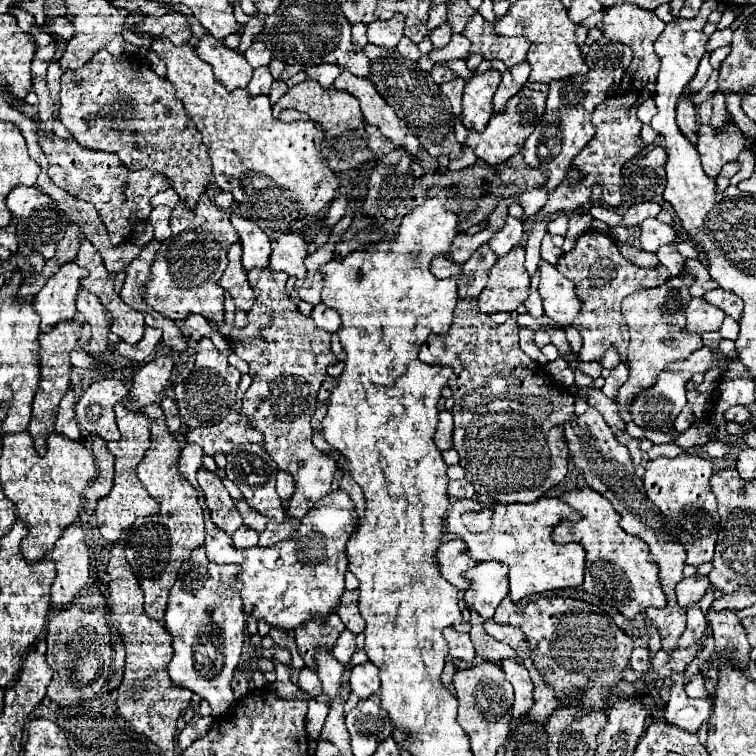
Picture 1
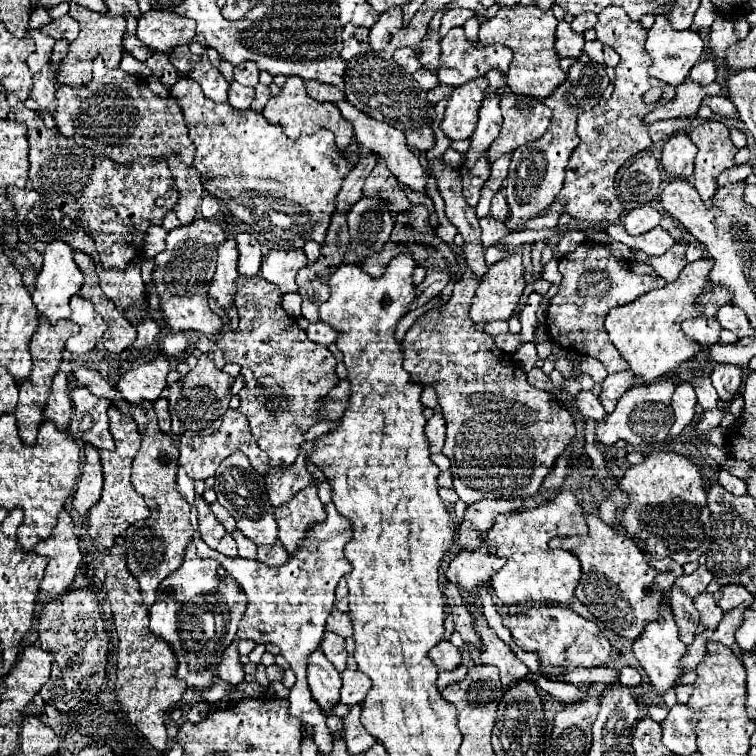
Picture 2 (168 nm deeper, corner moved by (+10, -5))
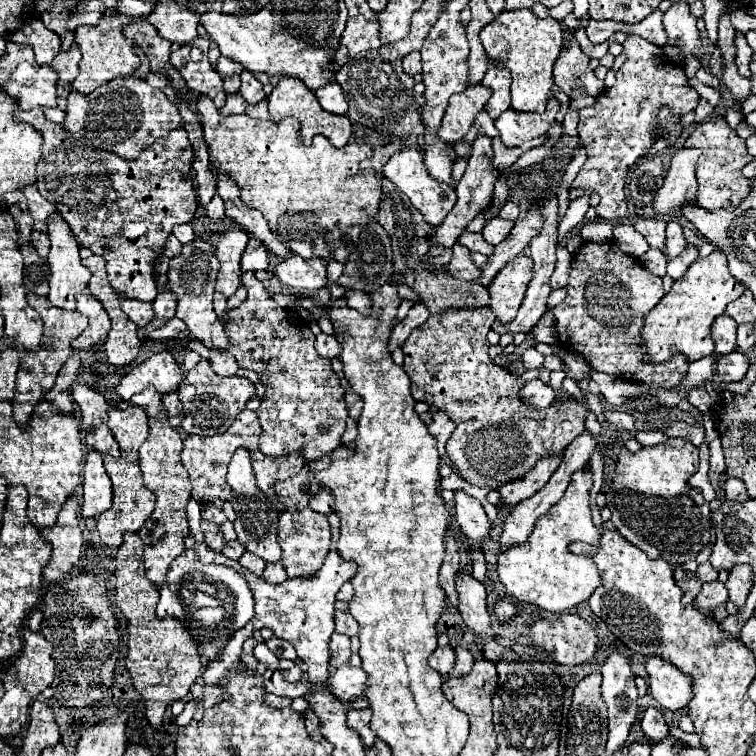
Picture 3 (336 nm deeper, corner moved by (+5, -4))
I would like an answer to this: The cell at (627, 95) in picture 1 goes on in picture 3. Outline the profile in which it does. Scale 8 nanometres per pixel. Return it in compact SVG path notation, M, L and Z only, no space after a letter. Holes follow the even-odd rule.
M628 33L622 43L626 61L616 71L616 85L604 89L598 95L596 105L580 111L578 133L582 135L586 147L586 163L578 171L572 187L588 189L600 195L600 205L596 213L600 219L616 223L626 217L626 197L624 197L624 179L634 161L646 155L662 133L658 127L658 113L662 105L668 105L670 111L686 115L694 111L700 95L688 85L686 73L680 65L674 65L662 51L662 47L648 43L646 39Z

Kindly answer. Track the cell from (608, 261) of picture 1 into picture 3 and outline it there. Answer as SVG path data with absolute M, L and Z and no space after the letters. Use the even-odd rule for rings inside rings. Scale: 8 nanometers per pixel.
M584 243L578 253L572 257L570 265L570 279L568 279L568 295L566 299L552 309L556 319L556 333L558 343L564 351L570 353L582 353L586 361L592 365L592 369L610 373L616 377L626 377L628 381L640 381L650 385L676 385L678 377L686 373L688 361L684 357L674 357L674 361L666 361L666 365L644 365L642 361L642 349L638 349L638 329L642 327L642 321L646 313L664 297L662 279L650 271L646 271L642 265L638 265L636 259L622 253L616 243Z

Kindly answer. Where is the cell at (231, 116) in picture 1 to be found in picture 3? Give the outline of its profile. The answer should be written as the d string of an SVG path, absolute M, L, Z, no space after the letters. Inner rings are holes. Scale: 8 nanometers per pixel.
M198 95L198 113L202 117L204 141L210 149L210 169L214 173L228 175L240 187L242 201L262 211L268 221L272 233L300 257L350 257L352 247L358 243L360 231L366 227L368 217L376 219L380 205L380 177L374 171L362 171L358 175L358 163L372 155L368 145L346 145L336 149L326 137L318 135L312 139L312 145L302 145L298 141L298 121L294 117L286 117L278 123L252 119L250 115L220 115L216 105L206 95Z

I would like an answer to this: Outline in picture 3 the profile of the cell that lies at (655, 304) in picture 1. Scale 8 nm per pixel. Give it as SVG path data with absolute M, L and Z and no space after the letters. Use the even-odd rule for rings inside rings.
M716 249L708 257L694 261L694 265L686 271L686 277L674 281L672 289L660 299L660 303L646 315L642 325L642 347L646 349L646 363L666 363L674 357L674 353L684 355L688 361L696 361L698 357L706 357L714 353L714 341L710 337L712 321L724 313L726 305L740 297L744 285L736 281L726 265L726 255Z

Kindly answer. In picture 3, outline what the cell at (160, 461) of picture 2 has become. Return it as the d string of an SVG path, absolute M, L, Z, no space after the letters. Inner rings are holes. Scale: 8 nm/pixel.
M146 389L138 395L134 395L132 405L138 405L148 415L150 435L140 447L140 469L144 475L144 485L156 495L158 511L150 515L150 519L142 525L138 531L142 543L144 543L144 565L146 565L146 577L156 585L162 587L166 581L166 573L170 571L170 563L174 557L178 557L184 551L184 539L188 537L188 517L186 517L186 503L190 499L190 479L186 469L180 463L182 453L182 439L180 433L170 427L166 409L162 405L162 395L158 395L156 389Z

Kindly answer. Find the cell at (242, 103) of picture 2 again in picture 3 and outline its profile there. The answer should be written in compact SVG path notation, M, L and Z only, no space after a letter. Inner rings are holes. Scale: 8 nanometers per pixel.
M234 93L234 95L228 95L226 99L226 105L220 109L222 115L232 115L232 113L244 113L246 111L246 101L240 93Z

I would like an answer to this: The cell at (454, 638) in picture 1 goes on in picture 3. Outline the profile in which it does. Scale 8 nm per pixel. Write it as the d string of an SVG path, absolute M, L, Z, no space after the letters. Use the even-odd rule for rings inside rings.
M450 645L438 647L438 649L430 655L428 663L430 663L430 667L436 669L440 675L448 675L450 669L454 667L454 663L456 663L456 653L454 653L454 649L452 649Z

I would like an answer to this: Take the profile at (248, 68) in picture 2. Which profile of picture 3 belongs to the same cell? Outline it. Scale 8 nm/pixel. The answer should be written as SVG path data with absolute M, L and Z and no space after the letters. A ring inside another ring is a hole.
M242 71L242 87L240 87L240 95L250 103L250 105L254 105L254 103L258 103L260 99L264 99L264 91L262 91L262 83L254 77L254 73L250 73L250 71Z

